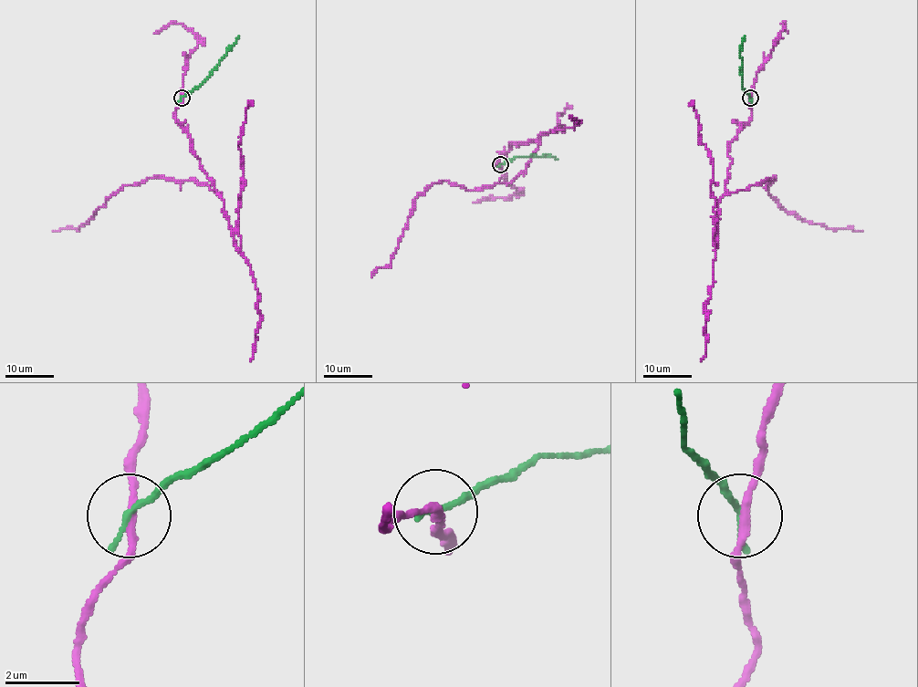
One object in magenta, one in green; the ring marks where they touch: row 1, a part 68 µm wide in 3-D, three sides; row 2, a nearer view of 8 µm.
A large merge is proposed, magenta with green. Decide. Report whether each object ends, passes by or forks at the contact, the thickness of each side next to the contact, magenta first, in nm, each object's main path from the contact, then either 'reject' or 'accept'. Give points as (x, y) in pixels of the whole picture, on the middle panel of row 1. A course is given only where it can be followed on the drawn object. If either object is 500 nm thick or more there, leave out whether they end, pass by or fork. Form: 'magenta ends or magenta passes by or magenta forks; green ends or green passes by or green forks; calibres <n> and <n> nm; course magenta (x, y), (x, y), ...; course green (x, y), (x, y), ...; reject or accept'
magenta passes by; green ends; calibres 200 and 180 nm; course magenta (500, 164), (510, 142), (538, 142), (510, 183), (467, 191), (439, 182), (417, 197), (391, 262), (371, 277); course green (500, 164), (516, 157), (549, 155), (558, 160); reject

